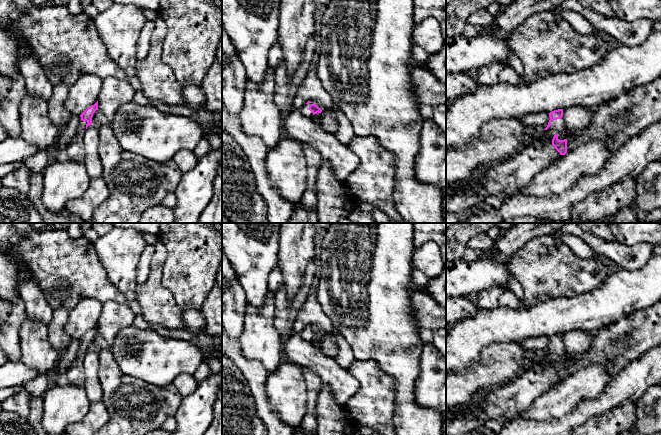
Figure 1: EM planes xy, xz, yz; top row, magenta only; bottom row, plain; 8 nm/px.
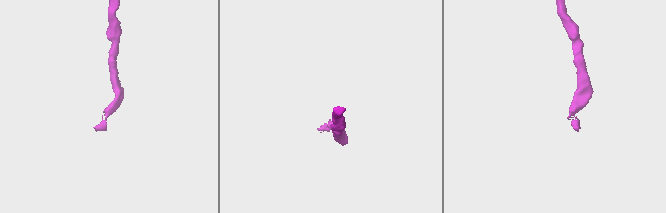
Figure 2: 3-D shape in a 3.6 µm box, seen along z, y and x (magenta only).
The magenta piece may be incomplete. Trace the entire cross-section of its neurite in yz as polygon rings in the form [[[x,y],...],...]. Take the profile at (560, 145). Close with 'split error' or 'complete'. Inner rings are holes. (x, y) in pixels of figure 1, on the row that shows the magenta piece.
[[[563,109],[550,112],[549,117],[548,125],[540,137],[516,155],[490,165],[476,178],[482,182],[476,194],[454,194],[446,198],[446,214],[474,210],[490,196],[512,194],[516,189],[528,184],[559,155],[565,155],[567,139],[558,139],[558,134],[565,131]]] | split error

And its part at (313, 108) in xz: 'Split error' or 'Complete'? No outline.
Split error

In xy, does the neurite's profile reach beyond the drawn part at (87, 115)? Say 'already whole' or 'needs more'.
needs more

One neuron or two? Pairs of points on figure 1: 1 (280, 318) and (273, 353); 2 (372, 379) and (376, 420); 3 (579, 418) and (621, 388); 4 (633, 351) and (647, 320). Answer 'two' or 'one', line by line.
1: two
2: one
3: one
4: one

